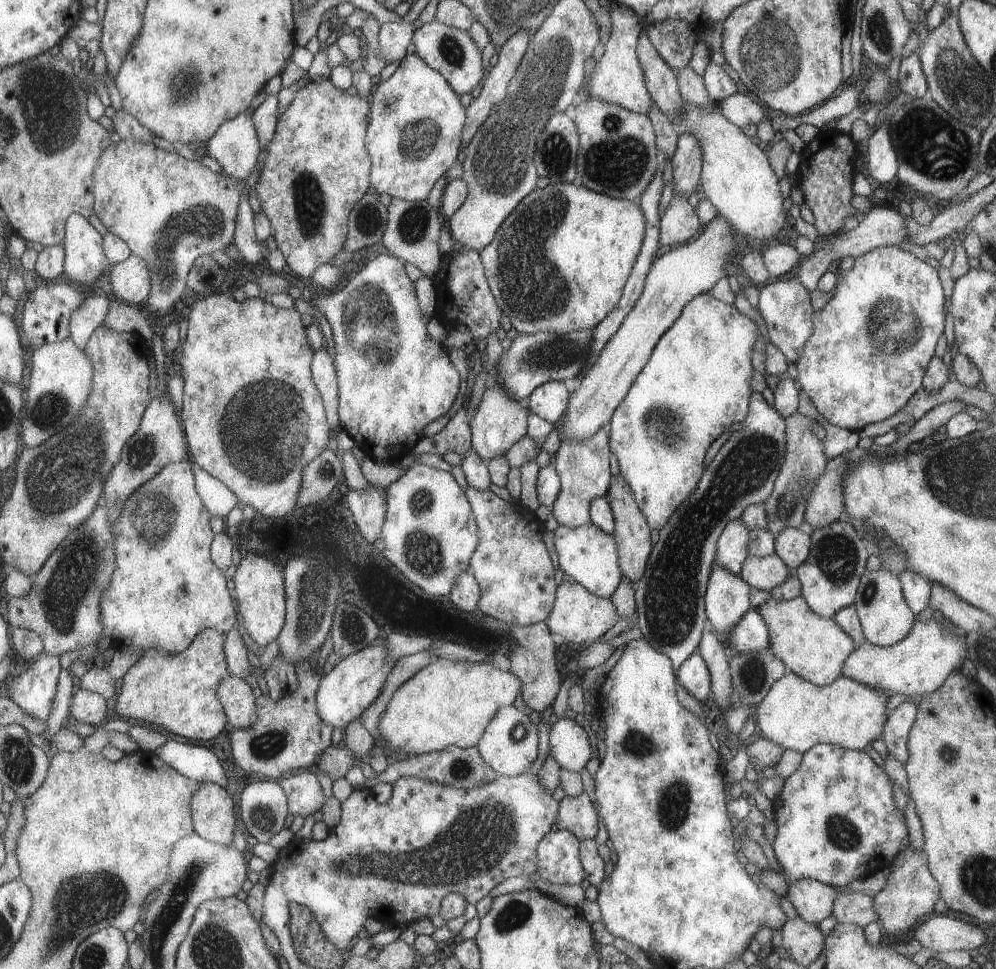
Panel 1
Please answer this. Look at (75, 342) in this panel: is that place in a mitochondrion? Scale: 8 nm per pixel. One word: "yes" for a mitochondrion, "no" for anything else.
no

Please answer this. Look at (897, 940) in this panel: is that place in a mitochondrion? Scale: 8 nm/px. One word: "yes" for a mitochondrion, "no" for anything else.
no

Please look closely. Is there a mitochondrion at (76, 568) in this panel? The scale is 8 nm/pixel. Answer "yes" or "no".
yes

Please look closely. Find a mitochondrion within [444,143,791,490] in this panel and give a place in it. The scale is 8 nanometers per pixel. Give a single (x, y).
(535, 291)

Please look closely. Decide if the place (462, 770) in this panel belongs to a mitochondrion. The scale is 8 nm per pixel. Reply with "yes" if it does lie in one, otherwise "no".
yes

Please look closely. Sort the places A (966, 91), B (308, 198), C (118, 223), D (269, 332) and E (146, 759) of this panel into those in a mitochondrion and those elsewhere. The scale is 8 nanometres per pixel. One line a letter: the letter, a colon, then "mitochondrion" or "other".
A: mitochondrion
B: mitochondrion
C: other
D: other
E: other

